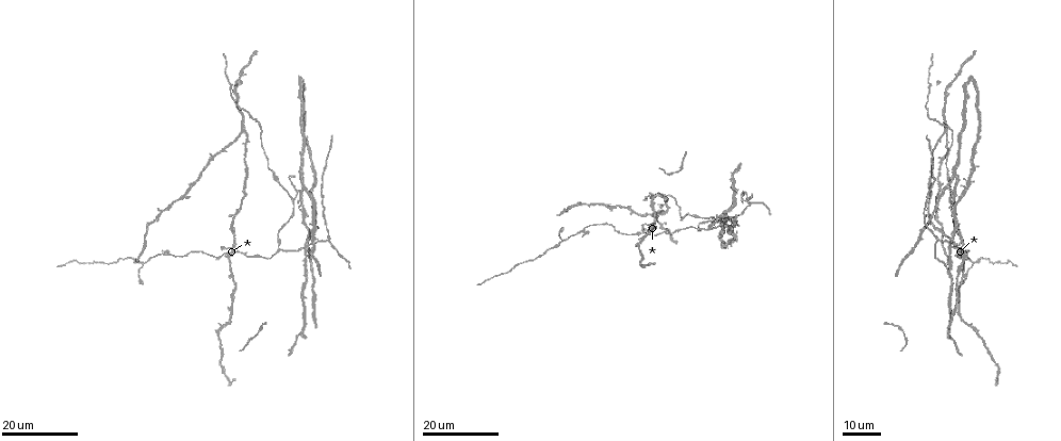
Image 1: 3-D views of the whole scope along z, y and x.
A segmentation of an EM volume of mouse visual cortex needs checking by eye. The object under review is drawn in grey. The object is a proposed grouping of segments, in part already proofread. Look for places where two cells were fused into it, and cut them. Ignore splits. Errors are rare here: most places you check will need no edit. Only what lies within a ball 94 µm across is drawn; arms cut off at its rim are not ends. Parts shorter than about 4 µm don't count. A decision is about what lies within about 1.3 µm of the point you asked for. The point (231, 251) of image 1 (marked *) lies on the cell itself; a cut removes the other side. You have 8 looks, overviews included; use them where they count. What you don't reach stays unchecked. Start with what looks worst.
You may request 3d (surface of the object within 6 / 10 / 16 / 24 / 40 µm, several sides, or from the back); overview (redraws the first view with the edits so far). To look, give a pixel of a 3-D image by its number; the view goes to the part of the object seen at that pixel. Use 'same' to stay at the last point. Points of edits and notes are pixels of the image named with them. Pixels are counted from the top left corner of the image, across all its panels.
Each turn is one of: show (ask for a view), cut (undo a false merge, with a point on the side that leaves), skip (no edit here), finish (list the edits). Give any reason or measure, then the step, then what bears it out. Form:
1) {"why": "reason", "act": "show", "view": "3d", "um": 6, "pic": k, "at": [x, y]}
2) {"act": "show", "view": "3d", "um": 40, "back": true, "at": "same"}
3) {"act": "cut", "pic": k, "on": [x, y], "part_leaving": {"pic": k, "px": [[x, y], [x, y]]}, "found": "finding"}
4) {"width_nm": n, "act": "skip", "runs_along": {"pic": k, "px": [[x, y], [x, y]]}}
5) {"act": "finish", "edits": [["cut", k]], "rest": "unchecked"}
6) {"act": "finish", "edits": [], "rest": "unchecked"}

{"why": "three-way junction", "act": "show", "view": "3d", "um": 16, "pic": 1, "at": [561, 242]}

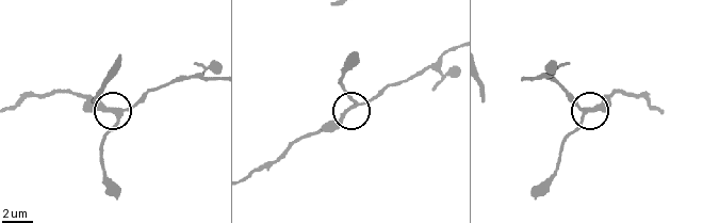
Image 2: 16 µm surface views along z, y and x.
{"act": "show", "view": "3d", "um": 10, "pic": 2, "at": [116, 119]}

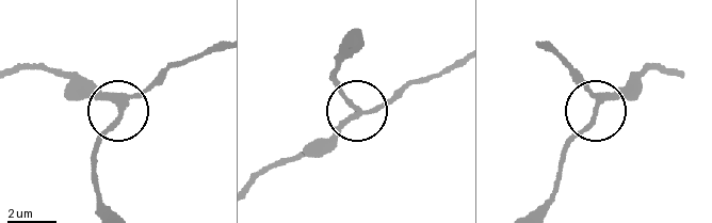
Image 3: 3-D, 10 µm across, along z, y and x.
{"width_nm": 200, "act": "skip", "runs_along": {"pic": 3, "px": [[215, 49], [173, 65], [130, 97], [95, 150]]}, "found": "one cell here"}

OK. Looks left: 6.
{"why": "looks like a crossing", "act": "show", "view": "3d", "um": 24, "pic": 1, "at": [295, 192]}

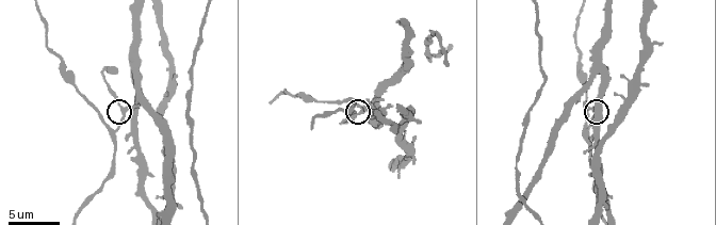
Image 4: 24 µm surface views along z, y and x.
{"why": "zoom in", "act": "show", "view": "3d", "um": 6, "pic": 4, "at": [360, 113]}

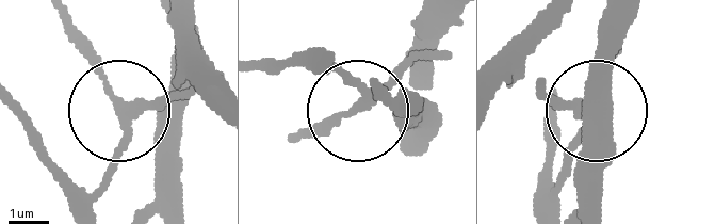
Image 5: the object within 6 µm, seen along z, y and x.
{"side_arm_um": 6, "act": "skip", "runs_along": {"pic": 5, "px": [[93, 207], [124, 106], [93, 44], [62, 14]]}, "found": "all the same cell"}

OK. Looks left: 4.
{"act": "show", "view": "3d", "um": 24, "pic": 1, "at": [308, 242]}

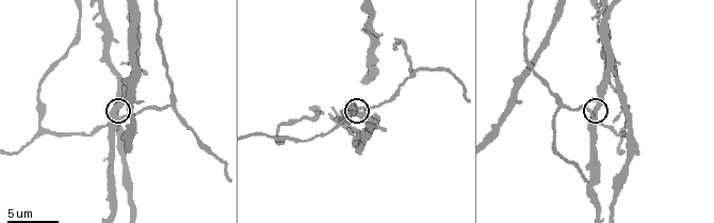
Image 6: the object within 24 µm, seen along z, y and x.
{"why": "closer look", "act": "show", "view": "3d", "um": 6, "pic": 6, "at": [115, 118]}

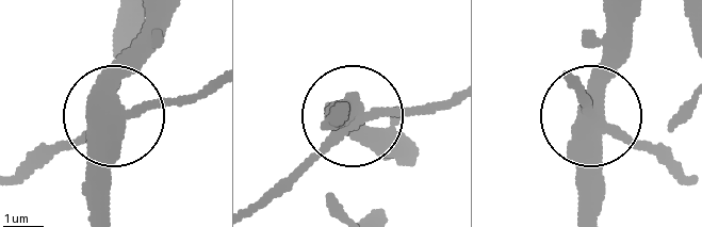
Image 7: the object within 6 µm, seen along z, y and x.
{"width_nm": 470, "act": "skip", "runs_along": {"pic": 7, "px": [[14, 180], [115, 123], [203, 99]]}, "found": "continuous, no second cell"}

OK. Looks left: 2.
{"why": "three-way junction", "act": "show", "view": "3d", "um": 6, "pic": 6, "at": [175, 107]}

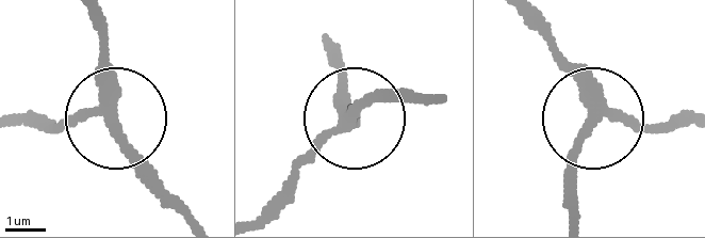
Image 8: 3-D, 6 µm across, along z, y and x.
{"side_arm_um": 11, "act": "skip", "runs_along": {"pic": 8, "px": [[689, 128], [605, 117], [580, 148], [571, 216]]}, "found": "one cell here"}

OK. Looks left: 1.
{"act": "finish", "edits": [], "rest": "unchecked"}

